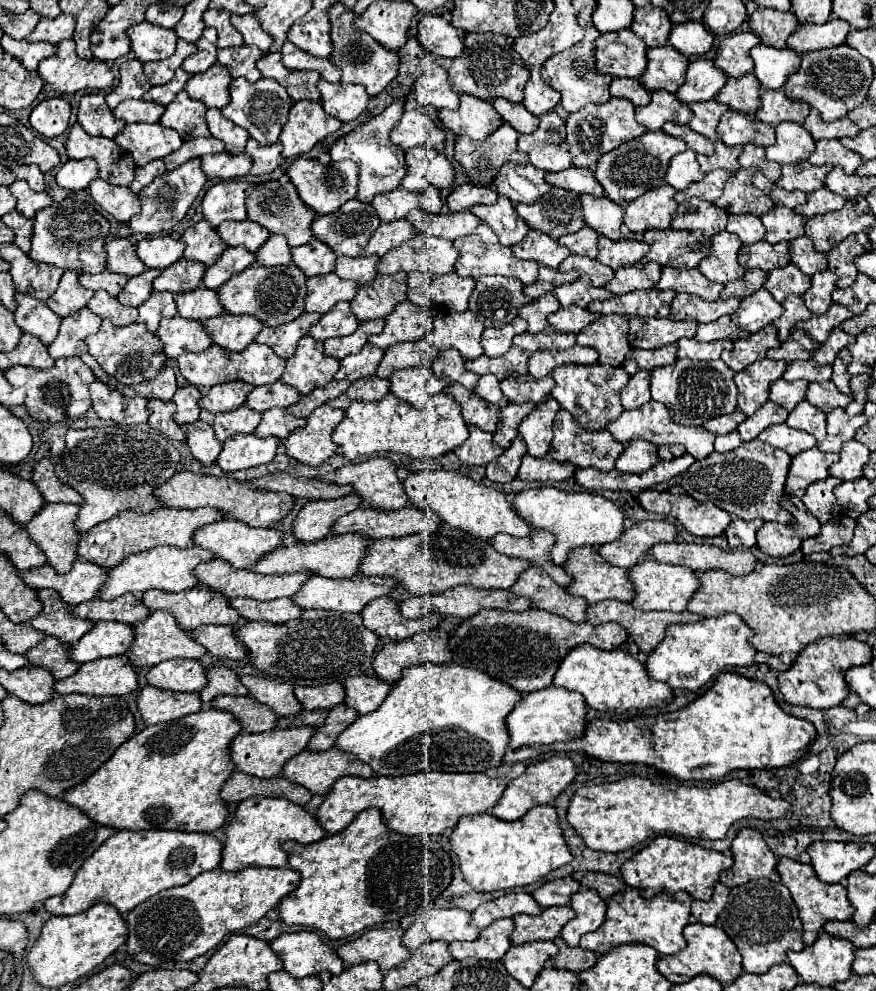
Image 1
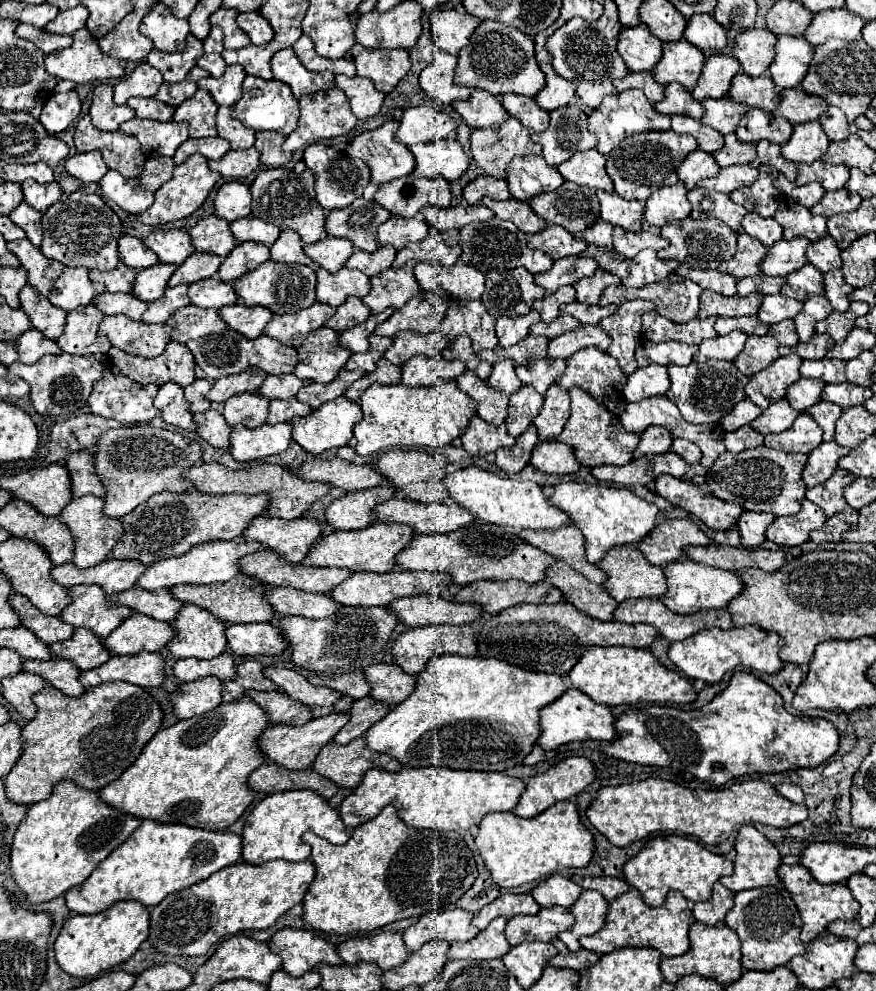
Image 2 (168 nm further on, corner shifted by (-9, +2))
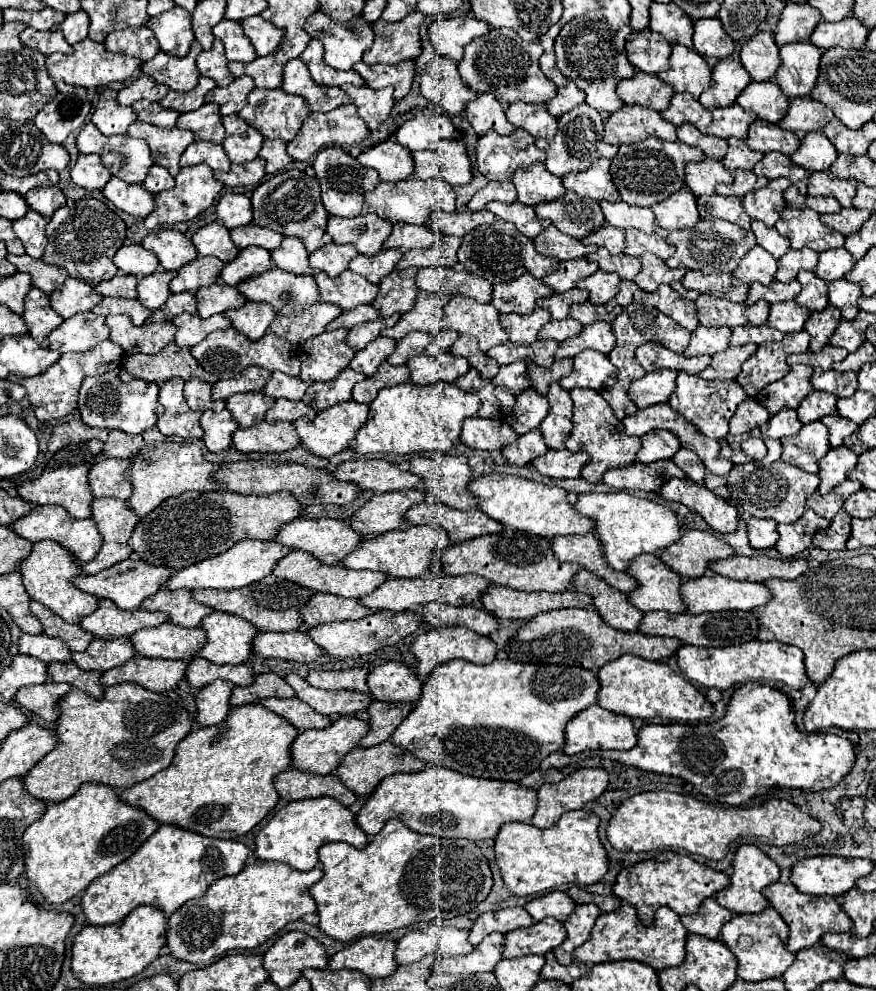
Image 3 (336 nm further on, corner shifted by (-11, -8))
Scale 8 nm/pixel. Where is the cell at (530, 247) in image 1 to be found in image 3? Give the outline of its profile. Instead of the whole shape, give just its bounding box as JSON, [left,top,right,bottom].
[533,225,597,261]

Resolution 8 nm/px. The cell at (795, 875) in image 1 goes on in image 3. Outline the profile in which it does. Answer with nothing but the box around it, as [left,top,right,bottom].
[763,881,853,953]

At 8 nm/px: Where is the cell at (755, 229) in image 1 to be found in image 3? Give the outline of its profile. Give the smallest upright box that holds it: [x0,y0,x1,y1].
[751,221,789,259]

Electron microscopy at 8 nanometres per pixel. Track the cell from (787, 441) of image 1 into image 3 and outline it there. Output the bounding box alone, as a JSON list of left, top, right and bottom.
[781,421,831,473]

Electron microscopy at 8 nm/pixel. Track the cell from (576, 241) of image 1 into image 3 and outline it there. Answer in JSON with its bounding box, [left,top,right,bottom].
[583,225,625,255]

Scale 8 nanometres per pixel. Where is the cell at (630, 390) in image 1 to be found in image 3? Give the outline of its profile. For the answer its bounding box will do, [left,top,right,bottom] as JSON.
[627,369,677,409]

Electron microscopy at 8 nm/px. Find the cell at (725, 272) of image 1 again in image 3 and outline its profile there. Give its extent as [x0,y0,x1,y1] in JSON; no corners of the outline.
[733,245,777,285]

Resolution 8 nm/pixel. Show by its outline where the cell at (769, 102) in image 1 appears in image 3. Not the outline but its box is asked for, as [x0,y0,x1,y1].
[779,97,833,133]

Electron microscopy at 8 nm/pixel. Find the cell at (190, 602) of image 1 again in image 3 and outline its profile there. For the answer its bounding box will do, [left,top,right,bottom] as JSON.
[193,575,313,633]

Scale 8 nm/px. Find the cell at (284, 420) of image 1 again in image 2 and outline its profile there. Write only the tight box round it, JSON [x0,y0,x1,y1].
[267,399,311,423]

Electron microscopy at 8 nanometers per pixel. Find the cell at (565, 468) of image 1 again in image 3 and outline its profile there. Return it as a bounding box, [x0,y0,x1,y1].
[533,449,589,479]

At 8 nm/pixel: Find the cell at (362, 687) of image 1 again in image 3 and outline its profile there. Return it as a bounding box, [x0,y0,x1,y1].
[367,663,421,703]

